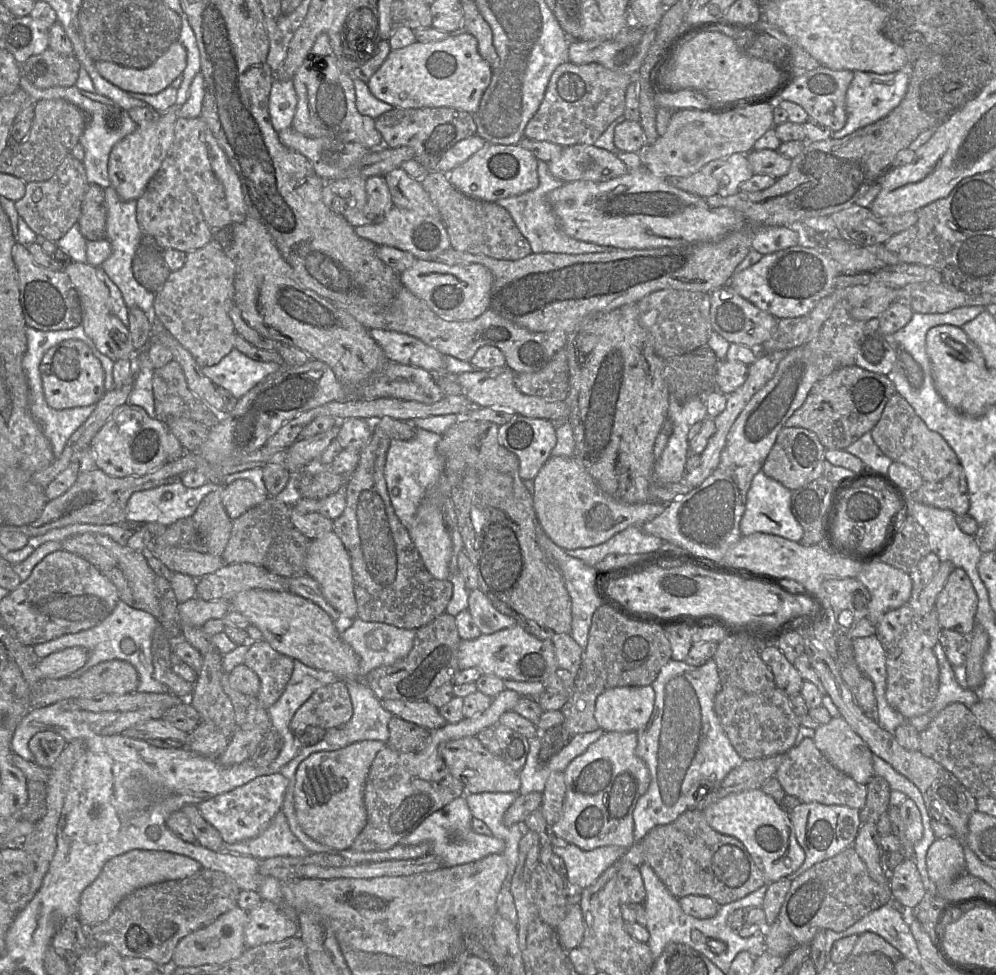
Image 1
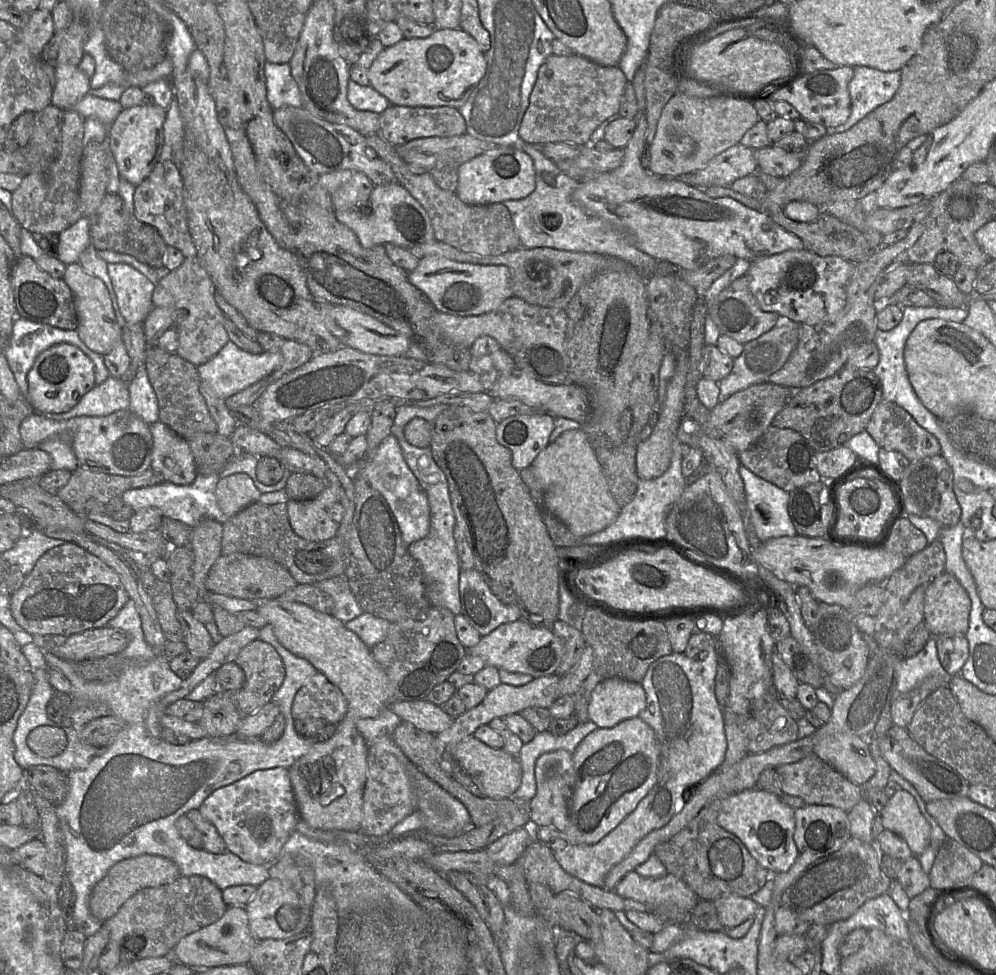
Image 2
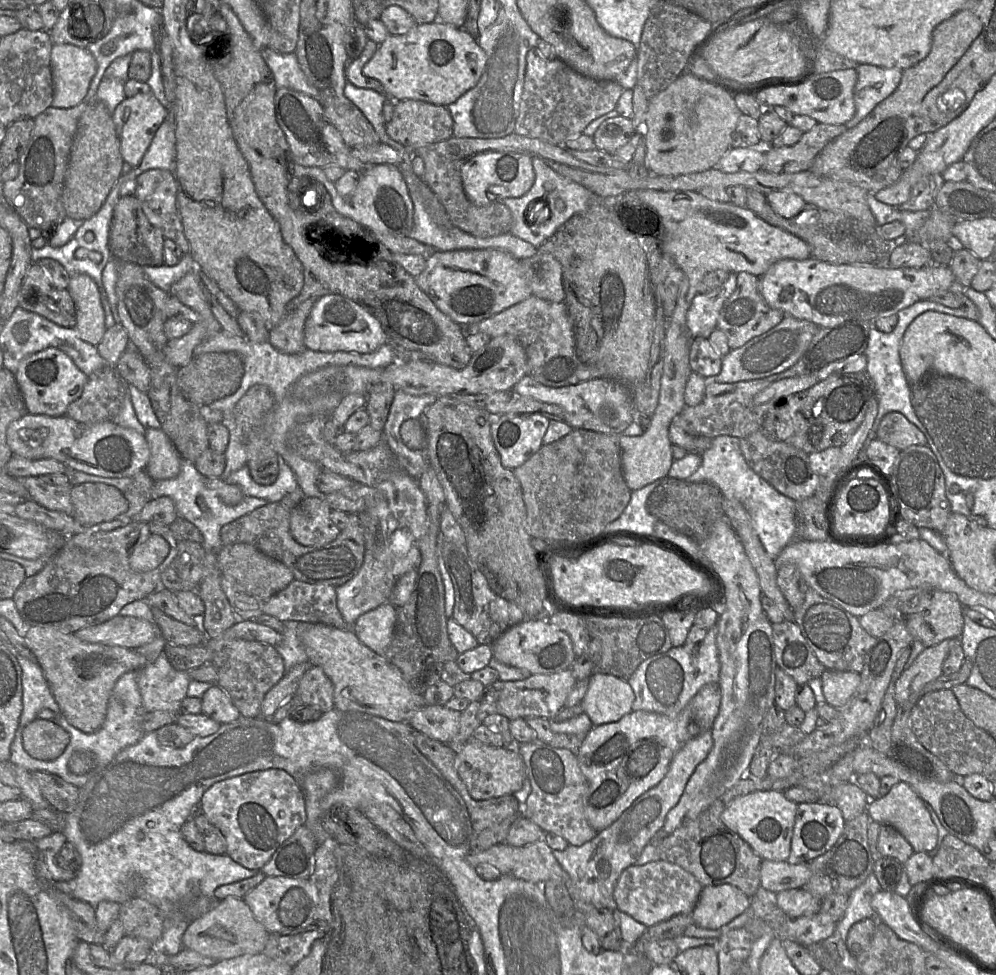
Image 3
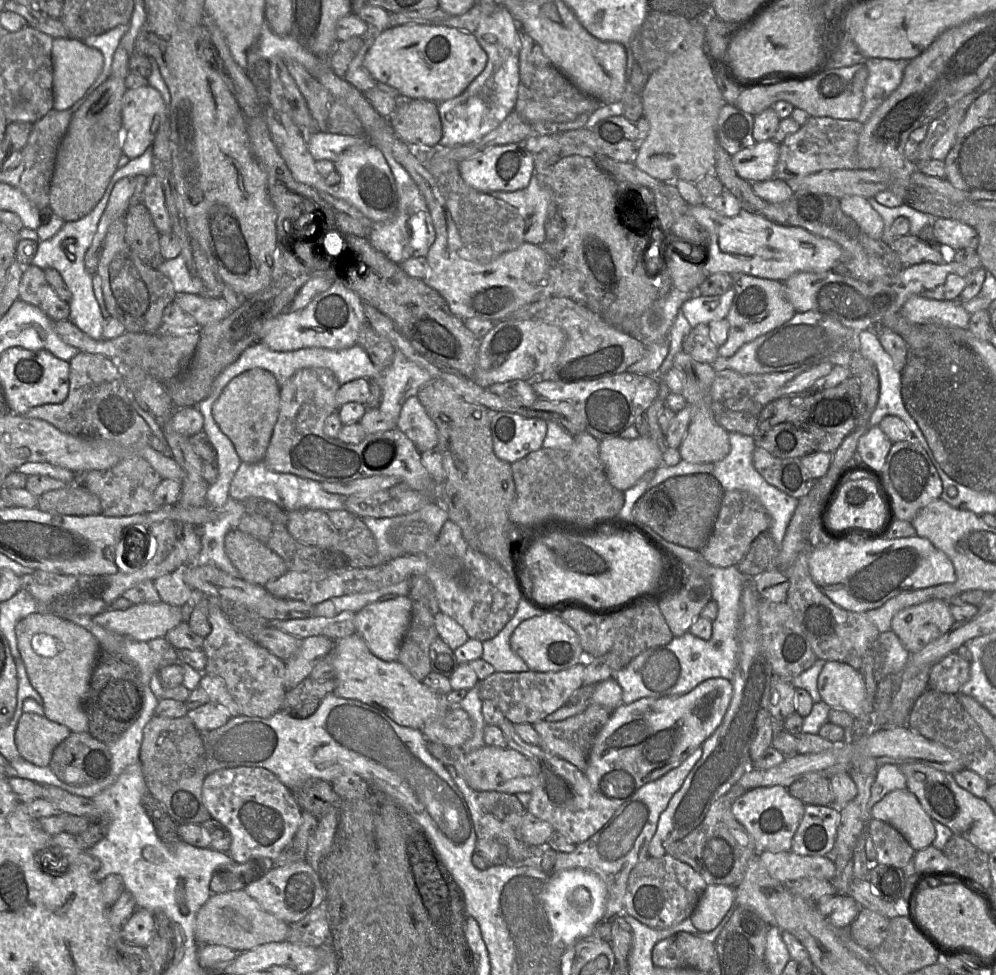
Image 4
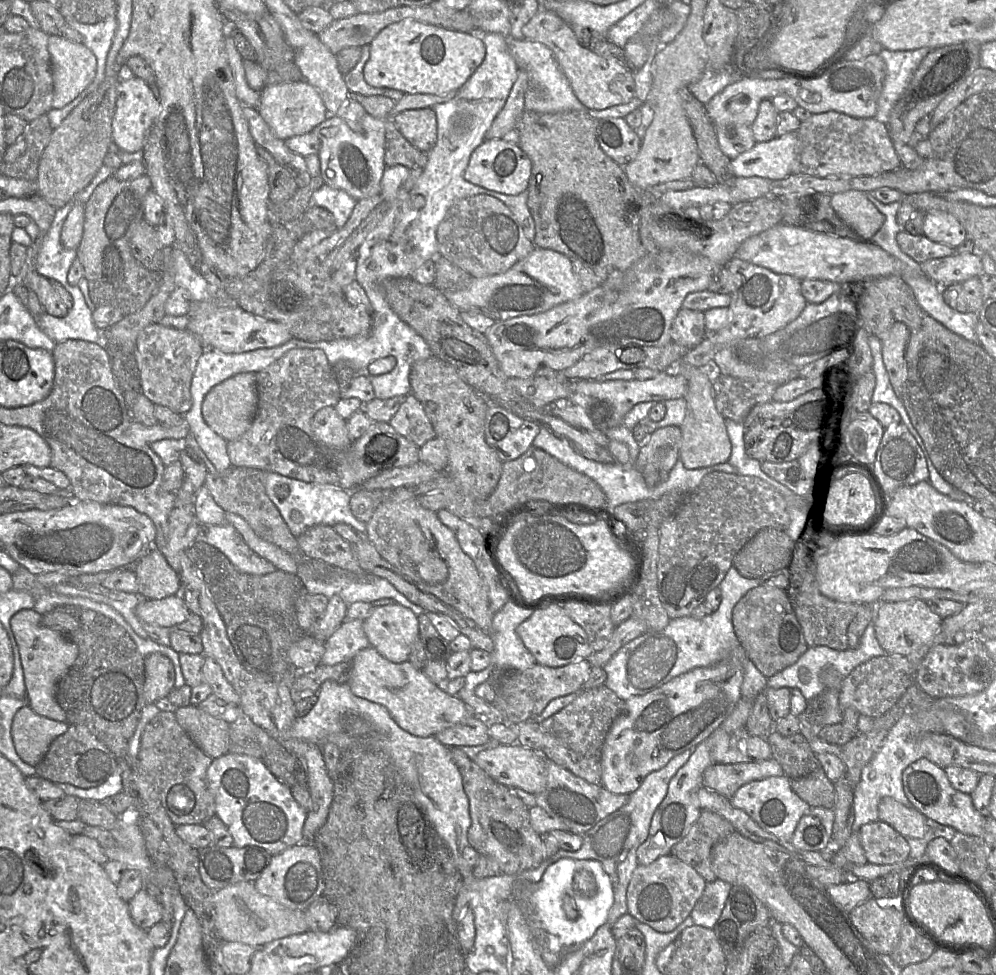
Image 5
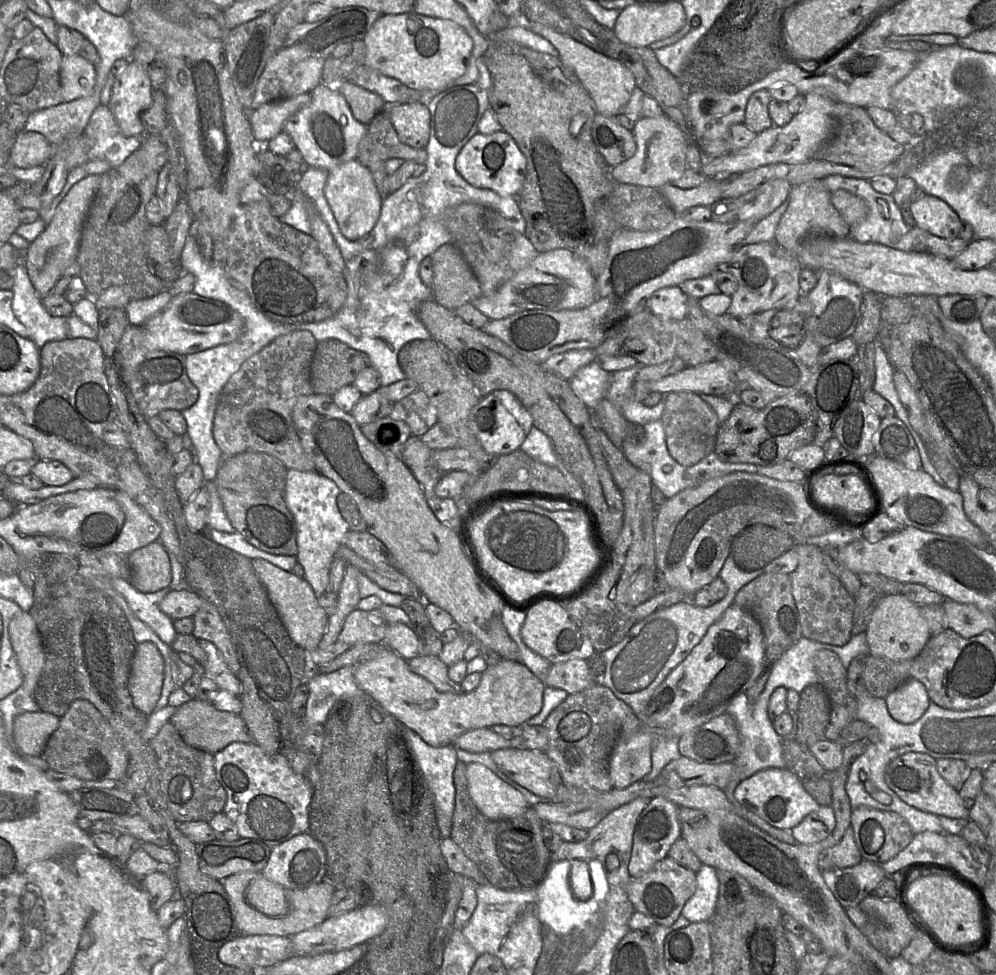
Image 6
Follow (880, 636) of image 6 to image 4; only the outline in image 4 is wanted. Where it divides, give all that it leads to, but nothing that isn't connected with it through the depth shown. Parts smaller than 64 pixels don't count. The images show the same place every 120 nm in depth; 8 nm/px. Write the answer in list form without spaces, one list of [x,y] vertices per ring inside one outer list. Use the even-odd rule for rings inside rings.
[[[932,599],[903,608],[893,616],[891,630],[911,654],[916,653],[956,622],[950,606],[948,601]]]

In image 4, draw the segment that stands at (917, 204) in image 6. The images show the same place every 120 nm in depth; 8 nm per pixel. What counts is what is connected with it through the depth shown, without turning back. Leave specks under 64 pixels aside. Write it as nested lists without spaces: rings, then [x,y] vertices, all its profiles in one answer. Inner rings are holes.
[[[936,218],[931,224],[934,235],[940,245],[947,251],[969,248],[976,250],[979,242],[976,230],[958,220]]]

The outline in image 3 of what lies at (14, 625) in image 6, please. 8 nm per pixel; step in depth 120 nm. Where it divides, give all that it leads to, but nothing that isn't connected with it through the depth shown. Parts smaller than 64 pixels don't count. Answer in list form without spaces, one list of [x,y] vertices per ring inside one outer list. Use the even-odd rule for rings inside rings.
[[[31,626],[23,638],[43,671],[60,714],[70,725],[84,733],[93,733],[102,726],[107,700],[118,679],[126,672],[139,671],[148,663],[135,650],[87,643],[75,634],[52,627]]]

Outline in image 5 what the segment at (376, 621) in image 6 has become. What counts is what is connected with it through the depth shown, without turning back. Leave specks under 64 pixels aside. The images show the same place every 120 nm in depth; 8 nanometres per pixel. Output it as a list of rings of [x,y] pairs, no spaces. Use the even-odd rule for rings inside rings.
[[[345,620],[325,641],[325,652],[321,659],[323,665],[351,662],[362,649],[370,646],[363,629],[364,620]]]

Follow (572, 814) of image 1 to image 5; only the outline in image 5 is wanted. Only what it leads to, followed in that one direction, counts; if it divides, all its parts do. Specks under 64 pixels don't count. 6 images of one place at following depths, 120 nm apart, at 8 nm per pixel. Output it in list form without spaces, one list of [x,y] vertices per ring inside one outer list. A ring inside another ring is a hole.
[[[719,662],[707,667],[694,668],[650,693],[626,700],[625,710],[612,724],[602,748],[601,785],[614,794],[630,795],[651,772],[663,768],[672,758],[684,751],[695,749],[734,710],[742,698],[743,679],[740,668],[728,662]]]

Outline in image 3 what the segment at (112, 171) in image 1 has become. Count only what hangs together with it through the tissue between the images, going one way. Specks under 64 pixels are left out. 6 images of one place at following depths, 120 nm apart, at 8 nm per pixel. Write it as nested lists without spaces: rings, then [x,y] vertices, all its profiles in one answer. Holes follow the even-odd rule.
[[[152,92],[126,97],[112,114],[122,158],[131,168],[140,165],[153,138],[167,118],[166,108]]]

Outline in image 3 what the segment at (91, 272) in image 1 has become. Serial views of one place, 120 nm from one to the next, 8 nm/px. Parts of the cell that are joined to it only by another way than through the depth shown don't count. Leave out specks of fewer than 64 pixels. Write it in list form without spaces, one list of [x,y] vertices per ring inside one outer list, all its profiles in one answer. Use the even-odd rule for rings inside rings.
[[[78,274],[71,276],[67,289],[76,309],[74,329],[81,340],[96,347],[107,330],[98,286],[88,275]]]

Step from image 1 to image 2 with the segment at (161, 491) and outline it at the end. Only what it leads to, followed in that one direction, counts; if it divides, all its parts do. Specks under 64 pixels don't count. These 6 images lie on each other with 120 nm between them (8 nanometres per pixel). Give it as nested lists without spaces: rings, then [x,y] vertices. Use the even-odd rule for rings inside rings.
[[[197,473],[195,480],[189,485],[162,482],[154,486],[129,489],[122,495],[123,502],[131,507],[134,512],[148,507],[157,508],[164,517],[181,521],[192,528],[206,518],[224,524],[231,516],[225,514],[216,501],[215,489],[219,479],[218,475]]]

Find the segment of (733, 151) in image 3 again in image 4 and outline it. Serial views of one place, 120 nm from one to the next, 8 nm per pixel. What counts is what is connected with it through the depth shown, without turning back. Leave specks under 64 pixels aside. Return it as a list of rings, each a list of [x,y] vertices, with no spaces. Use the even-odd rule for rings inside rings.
[[[774,140],[756,142],[731,156],[733,167],[742,179],[751,183],[774,178],[780,143]]]

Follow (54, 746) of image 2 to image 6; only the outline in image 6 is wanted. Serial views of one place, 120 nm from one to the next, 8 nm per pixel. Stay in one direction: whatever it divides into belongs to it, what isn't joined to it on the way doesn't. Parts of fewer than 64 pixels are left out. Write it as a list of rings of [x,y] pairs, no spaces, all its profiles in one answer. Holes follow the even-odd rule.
[[[43,711],[17,715],[13,722],[13,738],[18,750],[26,755],[40,756],[59,721],[58,716]]]

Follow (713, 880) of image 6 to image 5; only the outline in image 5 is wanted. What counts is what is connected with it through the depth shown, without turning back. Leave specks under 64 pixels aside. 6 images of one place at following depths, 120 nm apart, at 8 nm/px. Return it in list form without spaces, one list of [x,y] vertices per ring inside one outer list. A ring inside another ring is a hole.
[[[718,878],[712,882],[707,882],[701,898],[690,914],[694,924],[714,929],[725,906],[730,889],[729,883]]]

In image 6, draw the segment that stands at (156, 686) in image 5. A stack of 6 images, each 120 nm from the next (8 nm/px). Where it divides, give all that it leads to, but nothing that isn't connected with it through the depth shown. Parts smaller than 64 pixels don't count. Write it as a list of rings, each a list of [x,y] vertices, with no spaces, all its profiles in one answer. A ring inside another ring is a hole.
[[[151,642],[137,645],[128,679],[134,706],[145,715],[151,714],[160,698],[164,679],[164,659]]]

